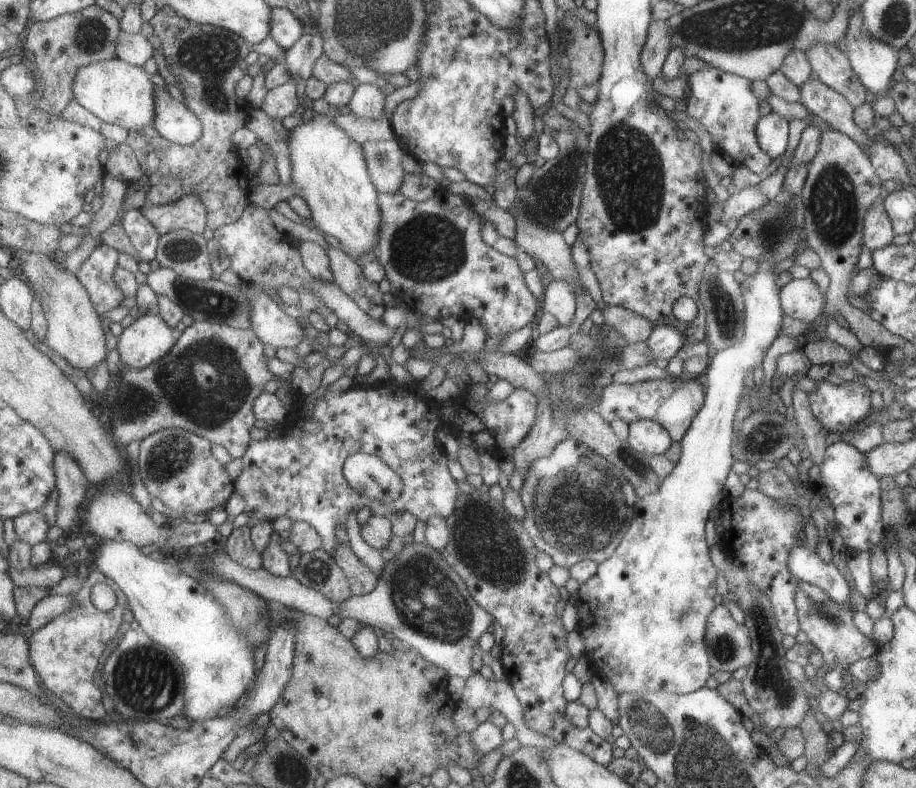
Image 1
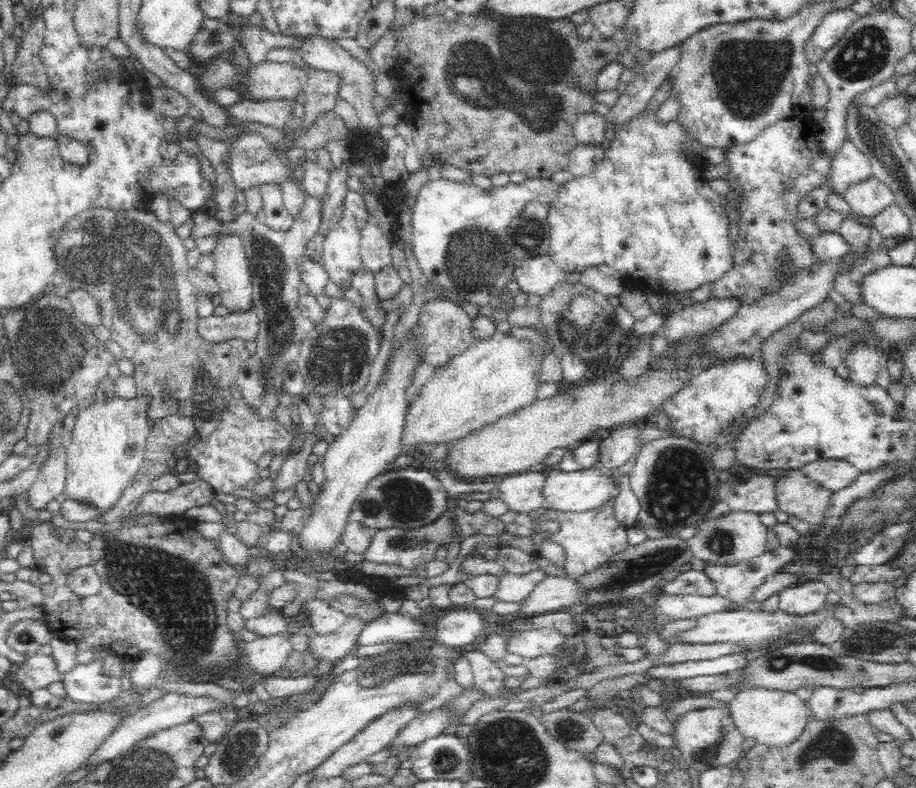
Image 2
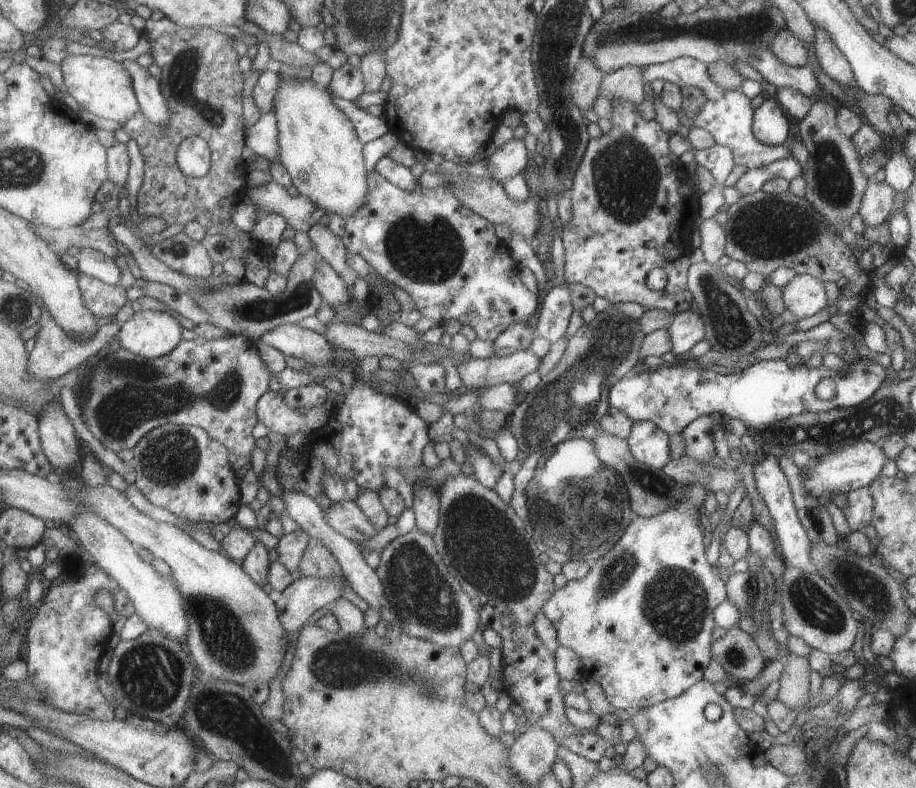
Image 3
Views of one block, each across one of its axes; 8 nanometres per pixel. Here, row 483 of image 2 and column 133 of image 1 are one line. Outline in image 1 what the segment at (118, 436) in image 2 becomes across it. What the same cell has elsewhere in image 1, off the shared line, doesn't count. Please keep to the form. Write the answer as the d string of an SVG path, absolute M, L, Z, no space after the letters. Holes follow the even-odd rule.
M119 57L79 68L73 84L75 99L81 106L101 121L119 124L129 132L142 130L155 122L155 88L155 82L145 68Z

